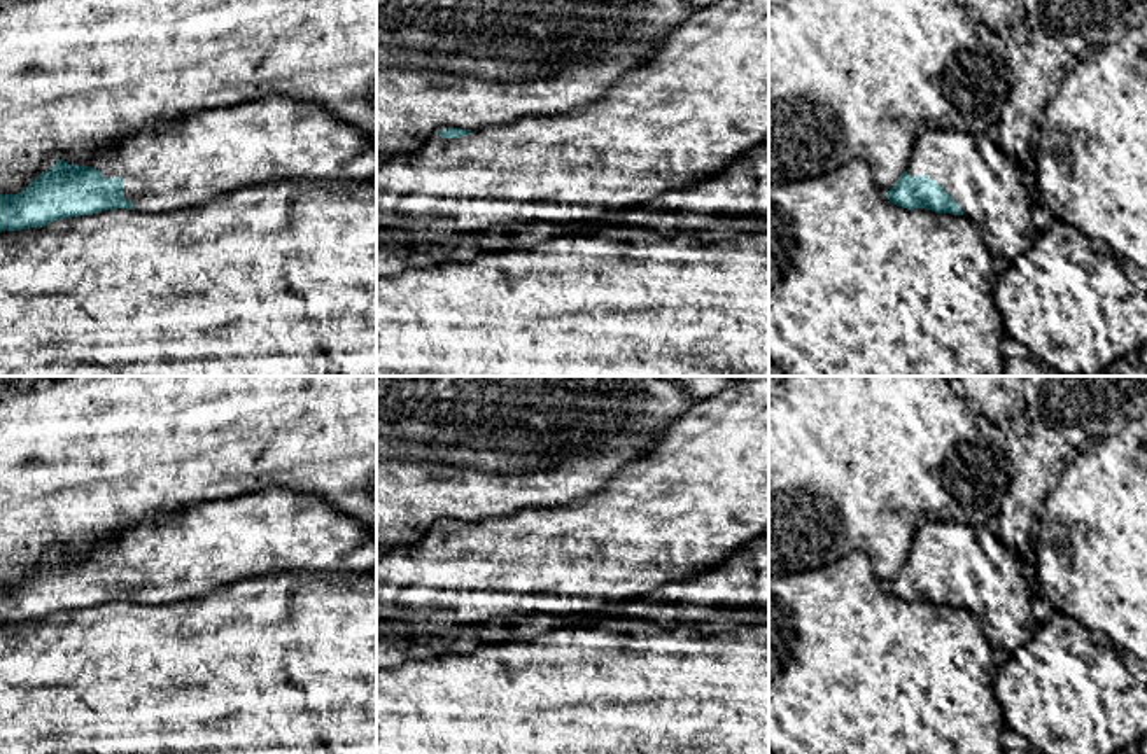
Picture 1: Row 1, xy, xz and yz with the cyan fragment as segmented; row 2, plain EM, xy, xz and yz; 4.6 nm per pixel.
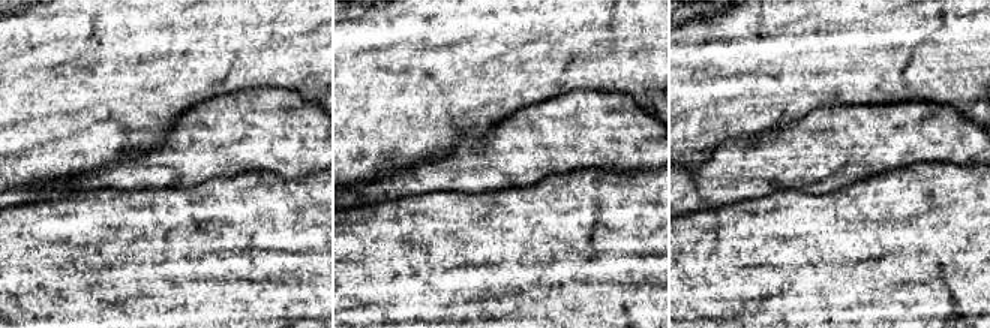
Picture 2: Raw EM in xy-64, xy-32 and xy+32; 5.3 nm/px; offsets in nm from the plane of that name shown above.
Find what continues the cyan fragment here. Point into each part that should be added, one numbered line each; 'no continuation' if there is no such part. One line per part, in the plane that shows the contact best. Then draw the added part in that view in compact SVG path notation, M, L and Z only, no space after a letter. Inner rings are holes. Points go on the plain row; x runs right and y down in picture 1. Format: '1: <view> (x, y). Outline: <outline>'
1: xy (172, 557). Outline: M291 488L261 490L154 514L123 530L84 558L123 570L123 586L140 604L163 605L196 598L270 572L366 572L376 567L369 527L338 511L324 497Z

